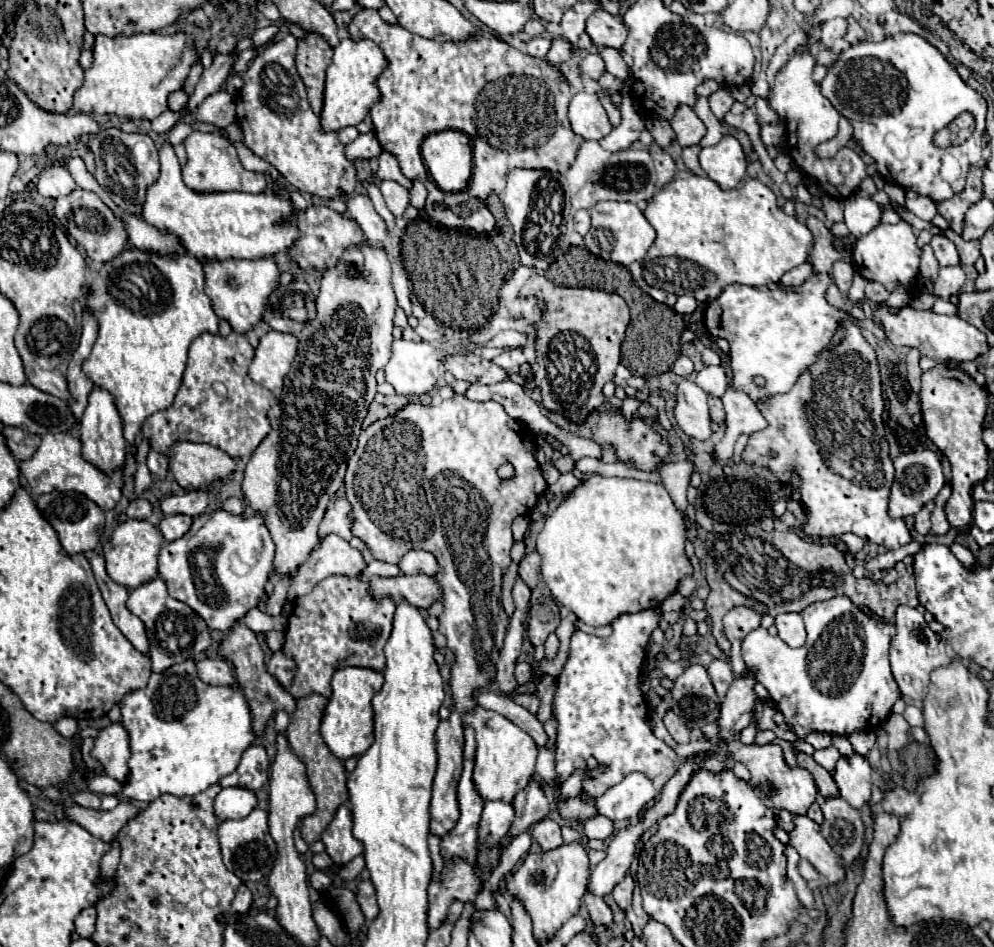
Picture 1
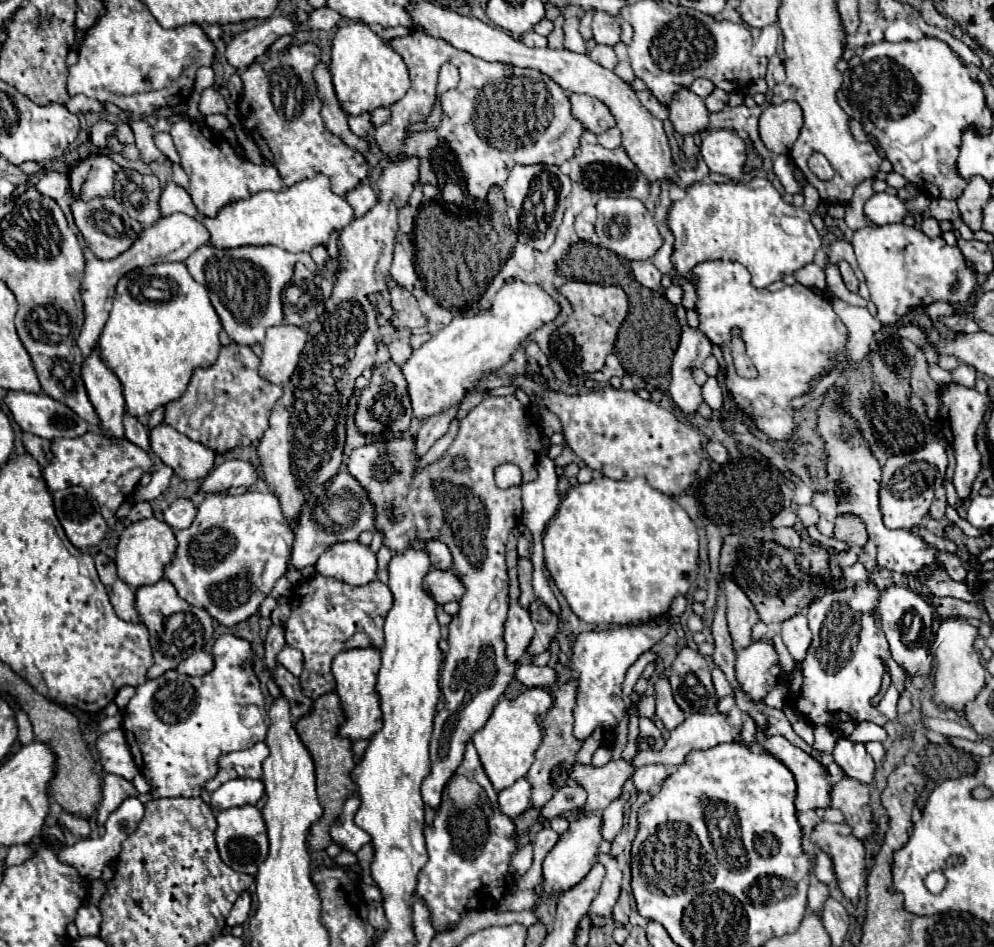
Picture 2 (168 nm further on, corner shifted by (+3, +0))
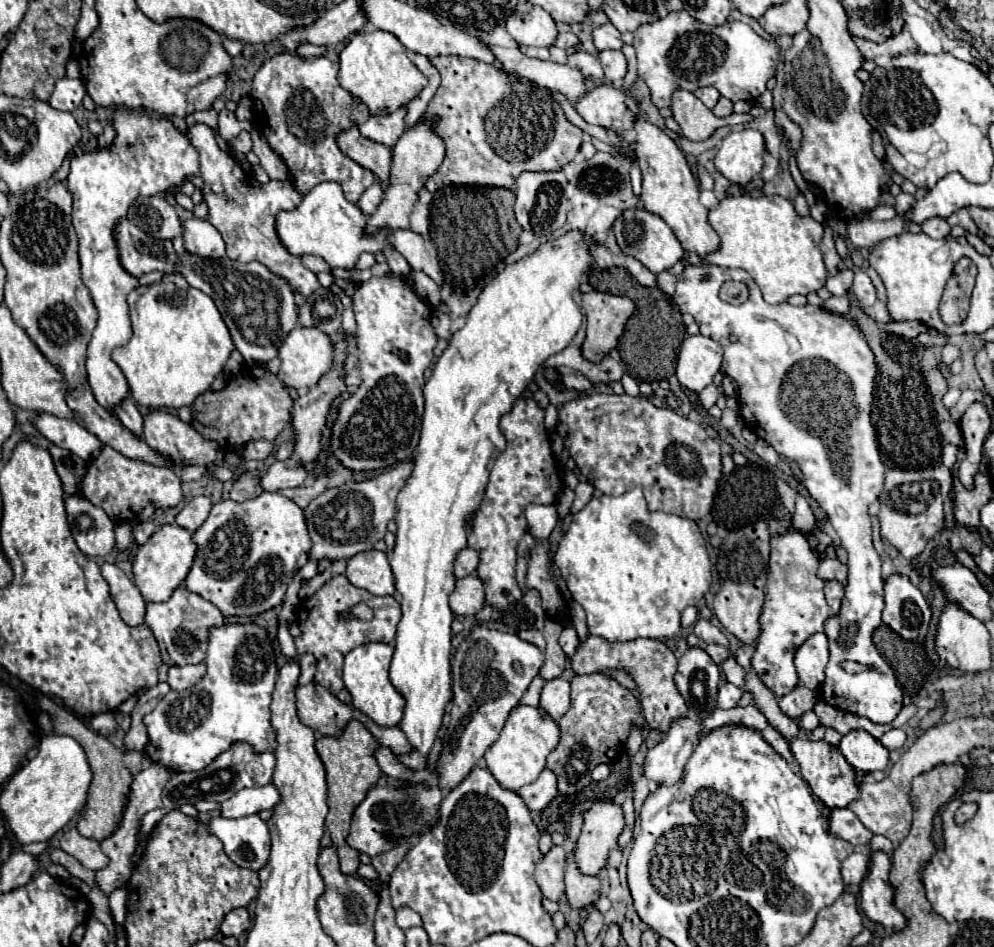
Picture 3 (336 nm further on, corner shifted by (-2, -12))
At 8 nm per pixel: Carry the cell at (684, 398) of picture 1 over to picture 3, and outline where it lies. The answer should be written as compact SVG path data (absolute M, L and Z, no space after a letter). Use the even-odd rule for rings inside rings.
M704 335L686 337L678 353L676 377L682 387L700 393L712 383L712 377L718 373L720 363L722 349L716 345L716 341Z

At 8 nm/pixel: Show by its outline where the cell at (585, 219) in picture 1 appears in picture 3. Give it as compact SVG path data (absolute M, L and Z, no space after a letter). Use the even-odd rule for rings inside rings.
M594 243L594 245L590 247L590 255L594 257L594 261L596 261L596 265L598 265L600 269L608 269L608 267L614 265L614 263L612 263L612 253L610 253L604 245L600 245L600 243Z

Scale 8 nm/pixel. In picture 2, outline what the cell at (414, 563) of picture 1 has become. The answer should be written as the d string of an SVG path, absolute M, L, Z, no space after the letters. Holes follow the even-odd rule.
M427 541L427 551L431 557L431 565L435 569L451 569L453 567L453 557L451 551L447 549L447 545L443 545L443 541Z

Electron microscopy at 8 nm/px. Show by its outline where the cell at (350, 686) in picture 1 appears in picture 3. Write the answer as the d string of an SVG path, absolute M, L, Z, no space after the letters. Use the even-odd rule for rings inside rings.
M366 643L356 649L352 649L344 657L344 687L352 695L352 705L366 717L370 717L380 727L394 727L400 723L400 713L404 709L404 699L396 689L392 689L392 683L388 681L388 665L392 659L392 645L386 643Z

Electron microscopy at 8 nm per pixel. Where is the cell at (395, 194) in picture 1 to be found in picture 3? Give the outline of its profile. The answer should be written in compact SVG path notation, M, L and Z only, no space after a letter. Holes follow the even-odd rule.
M398 229L396 235L392 233L390 243L396 245L396 251L410 263L414 271L424 271L436 283L444 283L442 269L436 257L436 247L430 239L424 239L420 233L412 229Z

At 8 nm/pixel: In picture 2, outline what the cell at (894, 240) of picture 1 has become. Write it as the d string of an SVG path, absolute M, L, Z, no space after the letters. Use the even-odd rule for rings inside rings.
M903 223L867 225L855 231L851 245L859 269L867 279L871 303L877 307L875 319L885 325L899 321L913 307L927 307L937 301L963 305L977 289L977 275L961 249L947 245L943 237L929 239L919 227L907 227Z

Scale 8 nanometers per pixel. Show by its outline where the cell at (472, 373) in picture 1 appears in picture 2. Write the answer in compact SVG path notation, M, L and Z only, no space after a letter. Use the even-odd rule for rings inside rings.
M513 377L513 387L537 397L539 403L561 419L565 443L589 469L597 469L609 479L625 481L641 475L653 489L673 497L693 487L703 457L701 435L671 409L665 409L651 399L641 399L635 391L613 389L609 385L581 395L565 395L547 389L529 377Z

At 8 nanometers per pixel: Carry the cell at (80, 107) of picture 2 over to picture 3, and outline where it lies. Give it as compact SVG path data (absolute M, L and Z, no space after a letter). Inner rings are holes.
M60 79L56 81L56 89L50 97L50 105L58 111L74 111L82 105L82 99L86 95L86 89L80 79Z

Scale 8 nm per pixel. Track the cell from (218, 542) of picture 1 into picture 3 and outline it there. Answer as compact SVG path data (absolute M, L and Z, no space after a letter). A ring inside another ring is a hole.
M262 493L260 497L248 499L244 503L230 499L216 503L204 525L192 535L192 541L196 543L196 557L182 587L210 601L224 617L260 615L282 605L286 587L300 571L300 567L306 565L308 549L312 545L304 523L304 511L278 493Z

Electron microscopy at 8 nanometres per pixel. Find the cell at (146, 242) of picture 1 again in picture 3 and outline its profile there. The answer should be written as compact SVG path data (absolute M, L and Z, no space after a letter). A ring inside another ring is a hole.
M196 217L182 221L182 239L184 239L184 249L192 255L198 255L204 259L226 257L222 237L218 229L212 227L208 221L202 221Z

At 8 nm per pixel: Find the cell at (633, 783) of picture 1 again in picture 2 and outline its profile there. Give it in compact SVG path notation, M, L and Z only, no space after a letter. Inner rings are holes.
M643 765L643 767L639 767L633 775L637 791L651 793L653 789L659 789L661 783L667 779L669 771L671 769L667 769L665 765Z

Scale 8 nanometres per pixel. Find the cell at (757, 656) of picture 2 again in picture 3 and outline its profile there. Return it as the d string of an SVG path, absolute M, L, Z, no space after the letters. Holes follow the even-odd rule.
M800 531L786 533L782 537L774 537L772 539L772 549L770 549L770 575L772 575L772 579L768 581L768 587L766 587L766 603L764 603L762 617L760 617L762 633L760 633L760 639L756 643L756 651L752 655L752 669L756 671L760 681L768 689L772 689L772 693L776 697L784 697L798 683L796 669L794 669L794 663L792 663L796 647L802 645L812 633L822 631L824 629L824 621L830 617L830 607L826 605L824 593L822 593L824 581L816 577L816 567L818 567L818 559L812 553L806 537Z

